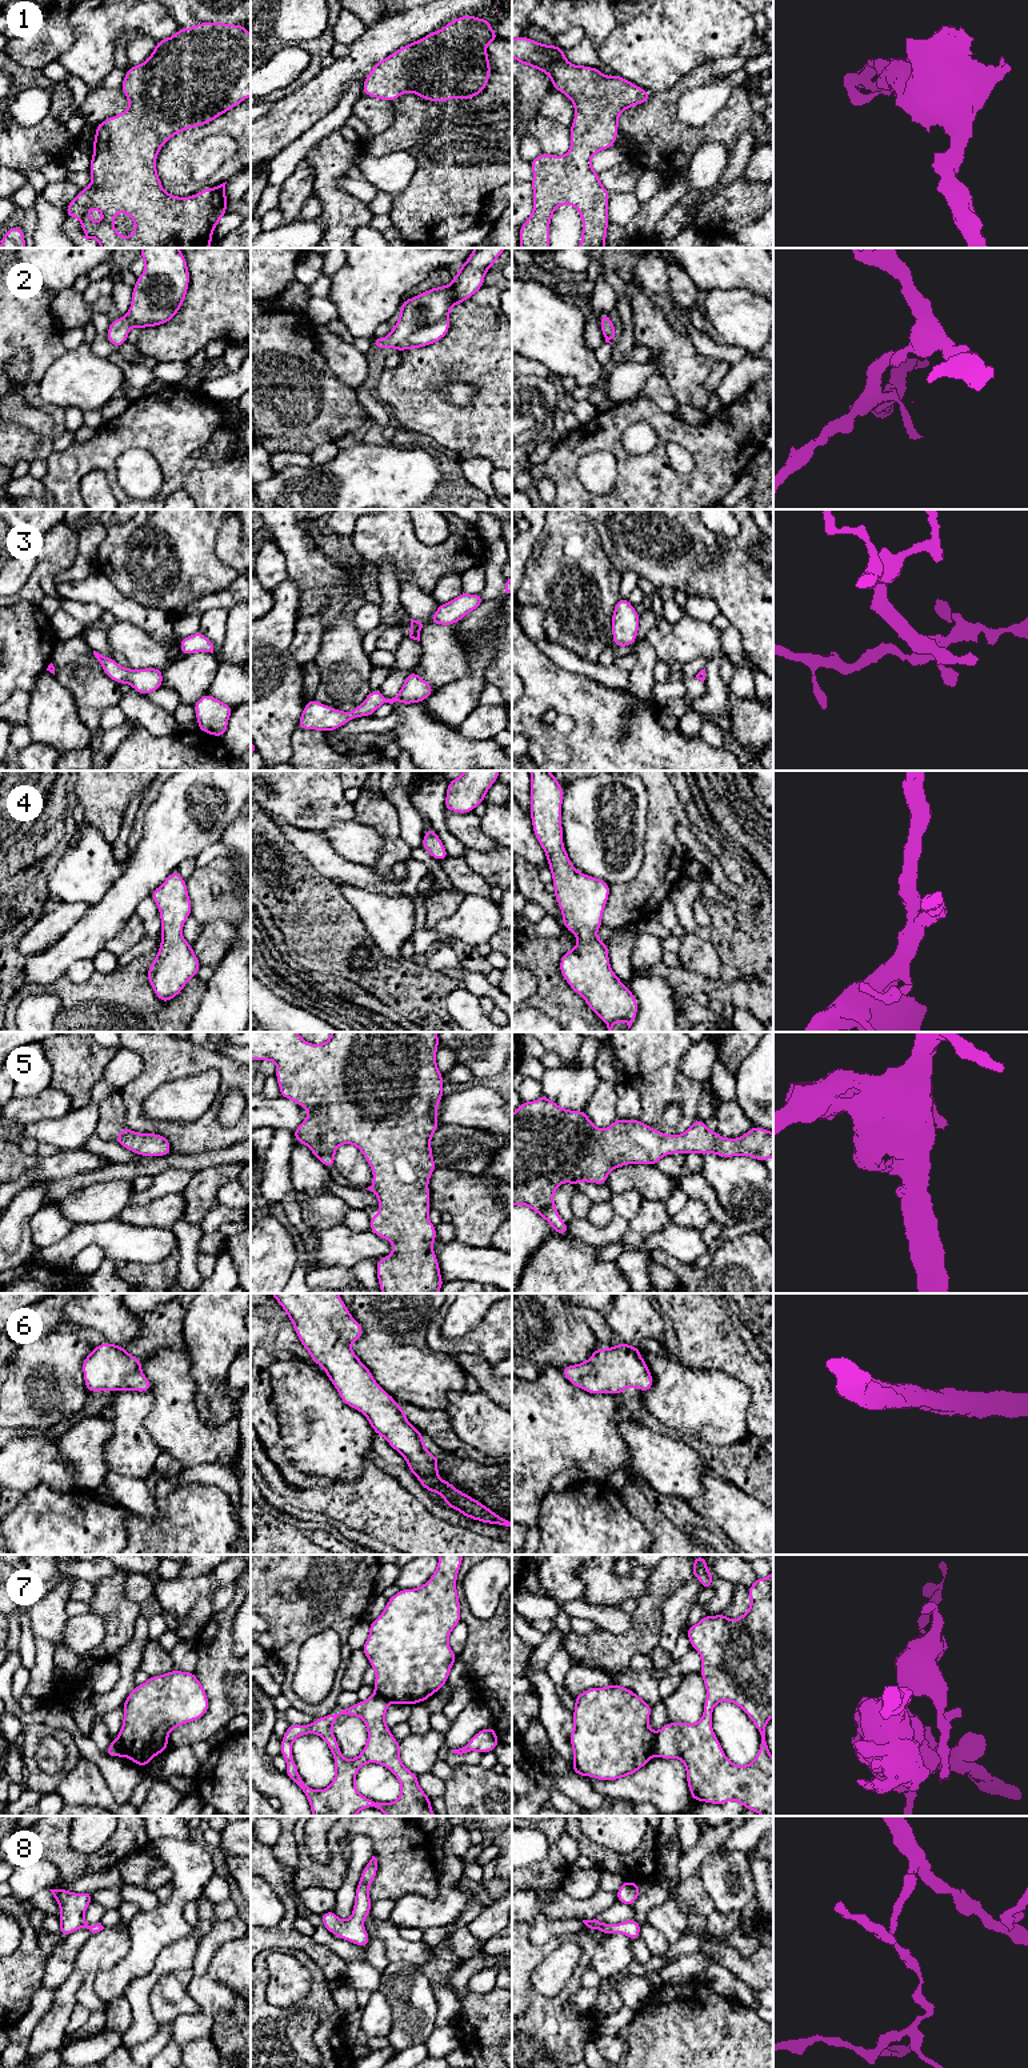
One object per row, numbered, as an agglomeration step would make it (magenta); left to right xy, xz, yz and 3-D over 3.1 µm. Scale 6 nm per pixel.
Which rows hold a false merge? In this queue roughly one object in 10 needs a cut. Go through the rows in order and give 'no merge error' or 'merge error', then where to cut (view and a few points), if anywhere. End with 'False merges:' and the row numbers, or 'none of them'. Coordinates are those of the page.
1: no merge error; no cut
2: no merge error; no cut
3: no merge error; no cut
4: no merge error; no cut
5: no merge error; no cut
6: no merge error; no cut
7: merge error; cut in yz along (656, 1734), (652, 1755)
8: no merge error; no cut
False merges: 7

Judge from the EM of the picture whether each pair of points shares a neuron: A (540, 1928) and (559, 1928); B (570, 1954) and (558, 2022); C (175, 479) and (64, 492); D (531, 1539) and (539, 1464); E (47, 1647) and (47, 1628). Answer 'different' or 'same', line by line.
A: same
B: different
C: same
D: different
E: different

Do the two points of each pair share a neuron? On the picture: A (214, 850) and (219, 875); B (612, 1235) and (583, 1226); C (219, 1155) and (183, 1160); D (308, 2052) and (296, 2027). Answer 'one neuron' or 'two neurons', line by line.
A: two neurons
B: one neuron
C: one neuron
D: one neuron

